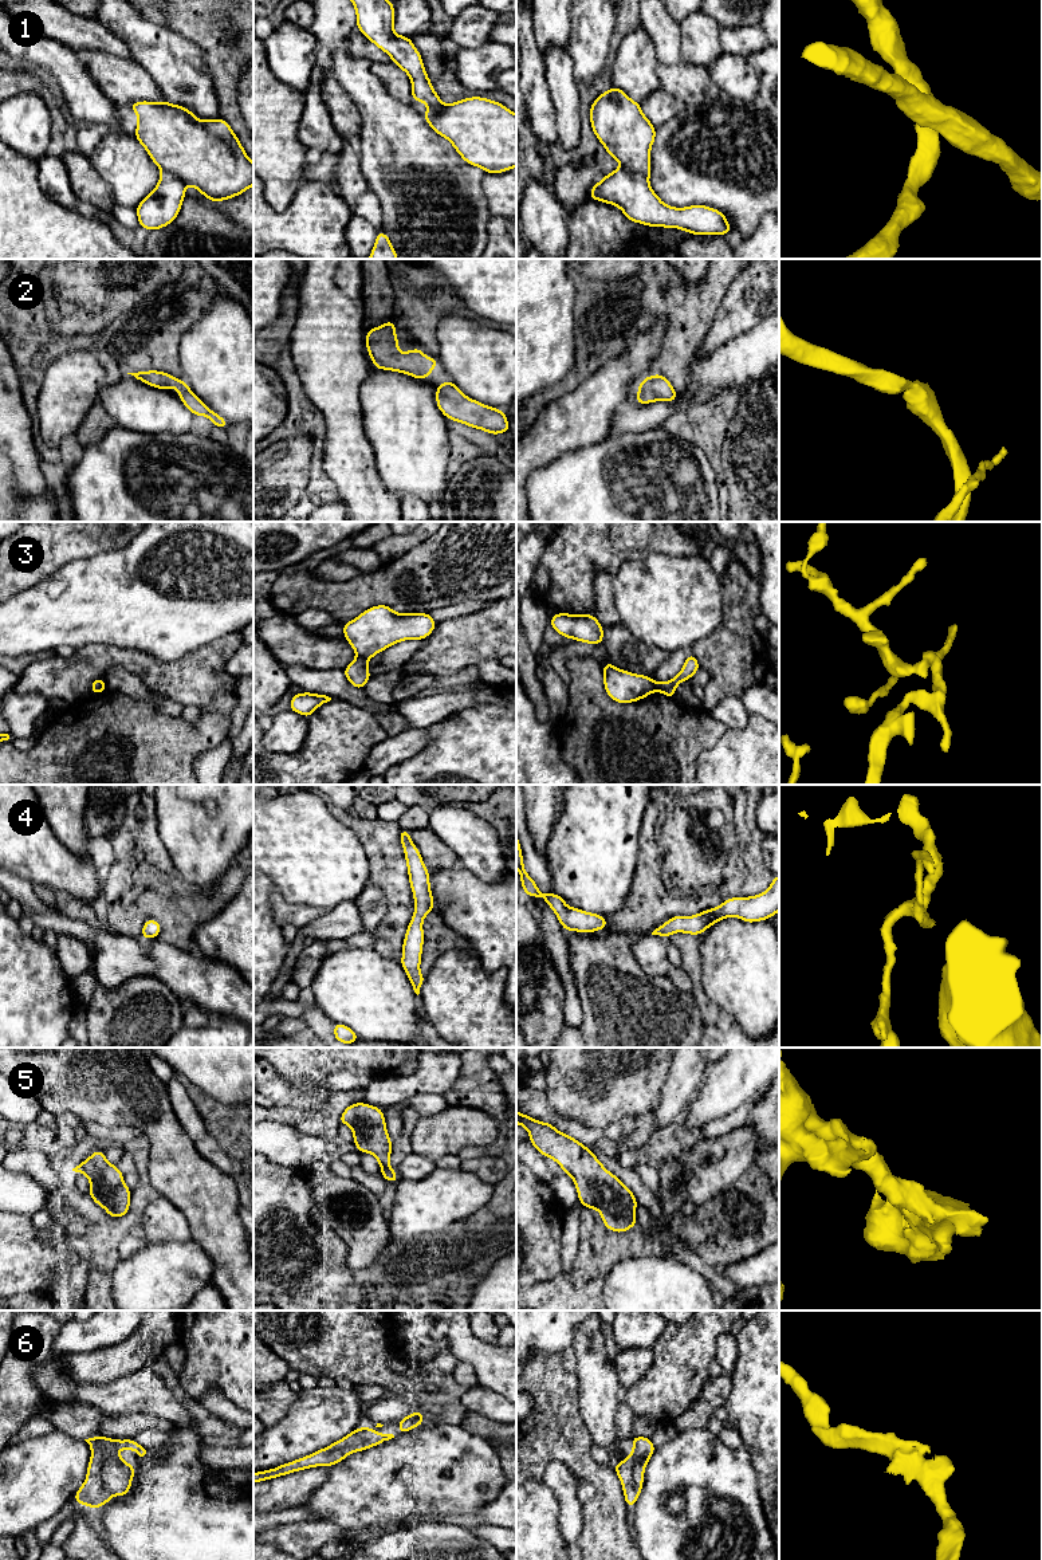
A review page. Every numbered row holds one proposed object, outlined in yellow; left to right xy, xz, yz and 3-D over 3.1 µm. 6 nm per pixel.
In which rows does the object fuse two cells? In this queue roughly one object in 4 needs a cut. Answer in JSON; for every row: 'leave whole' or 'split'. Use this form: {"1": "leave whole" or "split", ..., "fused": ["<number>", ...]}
{"1": "split", "2": "leave whole", "3": "split", "4": "leave whole", "5": "leave whole", "6": "leave whole", "fused": ["1", "3"]}

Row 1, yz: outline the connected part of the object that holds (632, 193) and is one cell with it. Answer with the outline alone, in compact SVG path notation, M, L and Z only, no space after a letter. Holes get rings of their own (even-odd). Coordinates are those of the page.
M616 169L594 184L589 200L618 207L630 221L648 227L679 228L692 235L721 235L734 231L721 211L707 205L675 208L664 204L649 181L626 169Z

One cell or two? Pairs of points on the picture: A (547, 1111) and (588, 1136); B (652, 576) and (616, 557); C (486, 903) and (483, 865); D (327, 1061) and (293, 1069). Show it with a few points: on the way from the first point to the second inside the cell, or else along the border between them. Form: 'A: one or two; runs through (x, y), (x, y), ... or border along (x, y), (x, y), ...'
A: one; runs through (557, 1120), (578, 1131)
B: two; border along (630, 560), (612, 577)
C: two; border along (459, 864), (486, 881), (502, 880)
D: one; runs through (319, 1061), (301, 1061)

